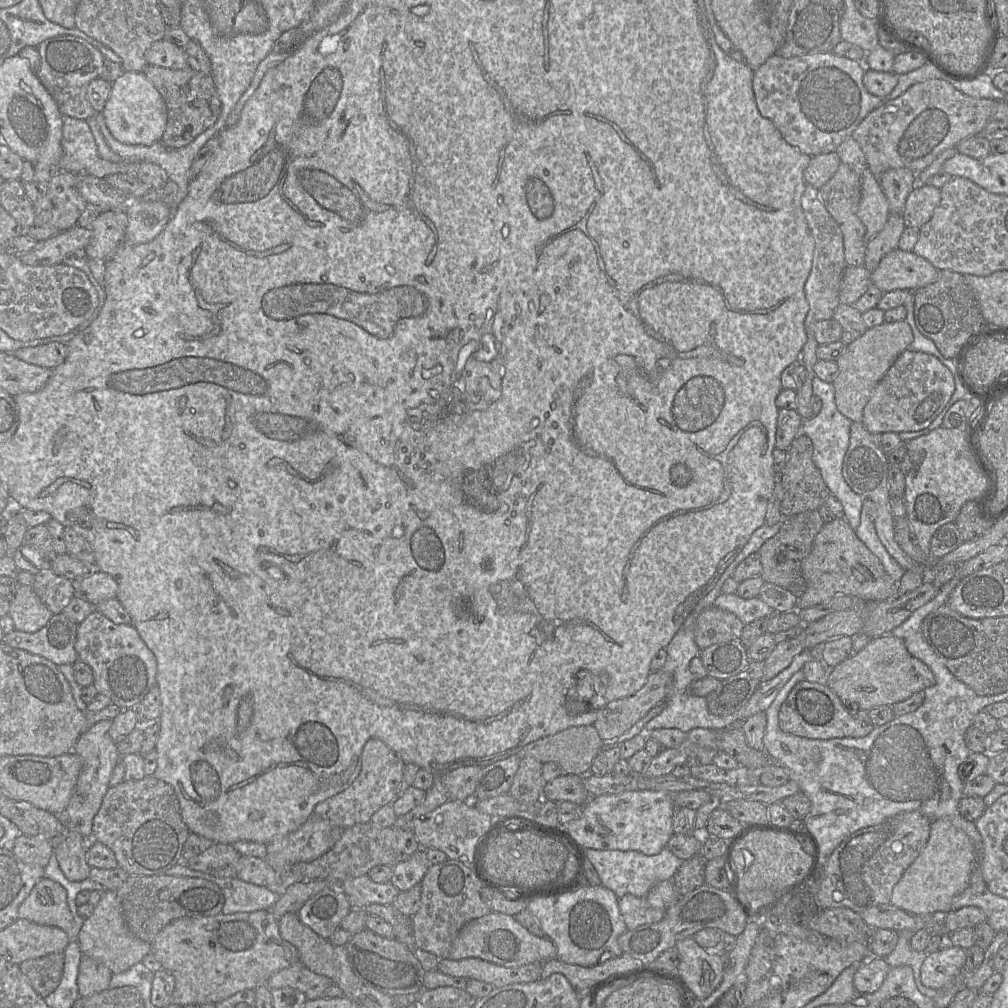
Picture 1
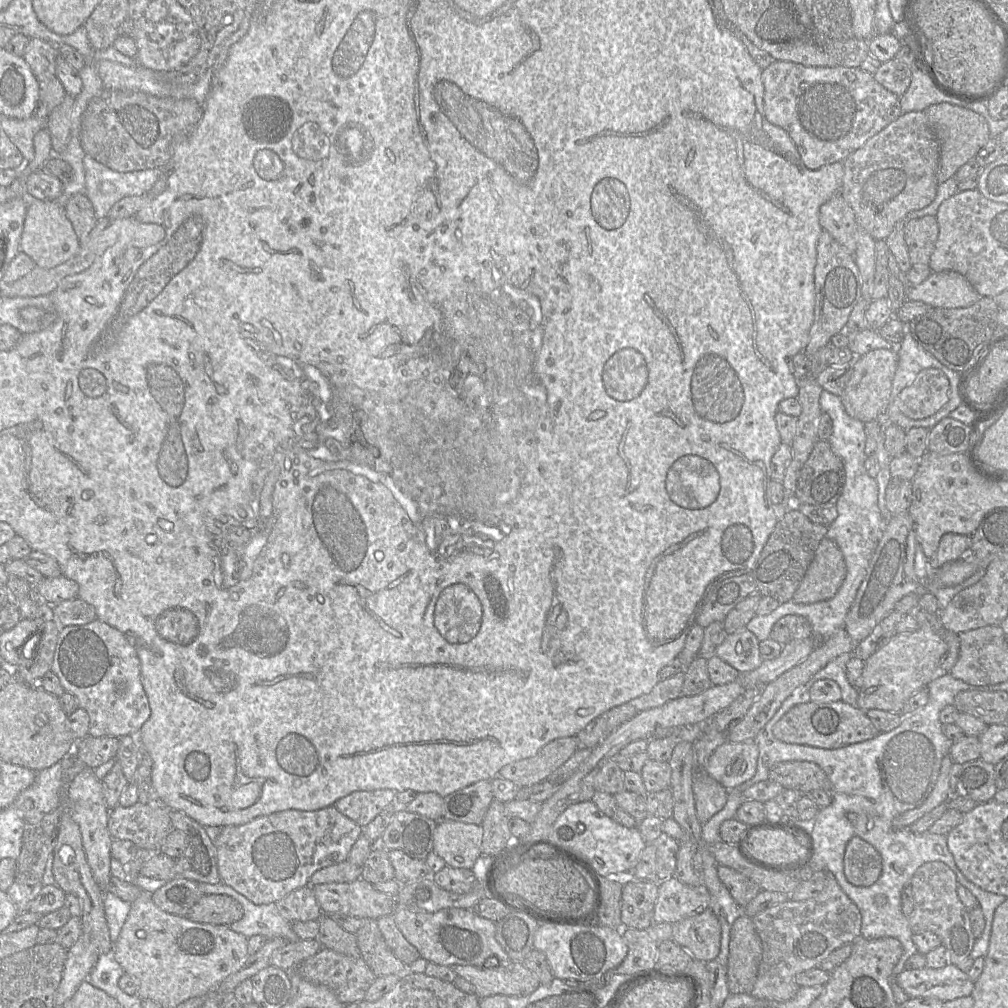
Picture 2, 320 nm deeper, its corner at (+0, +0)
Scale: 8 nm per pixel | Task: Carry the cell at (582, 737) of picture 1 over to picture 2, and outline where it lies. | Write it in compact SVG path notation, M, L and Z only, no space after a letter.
M577 737L557 738L543 746L535 756L502 767L498 776L519 787L536 784L563 765L578 749Z

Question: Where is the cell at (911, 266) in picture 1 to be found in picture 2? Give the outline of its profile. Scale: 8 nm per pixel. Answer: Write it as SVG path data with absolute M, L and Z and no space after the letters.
M956 271L932 272L919 285L907 287L906 298L932 307L964 308L983 296L970 282Z

